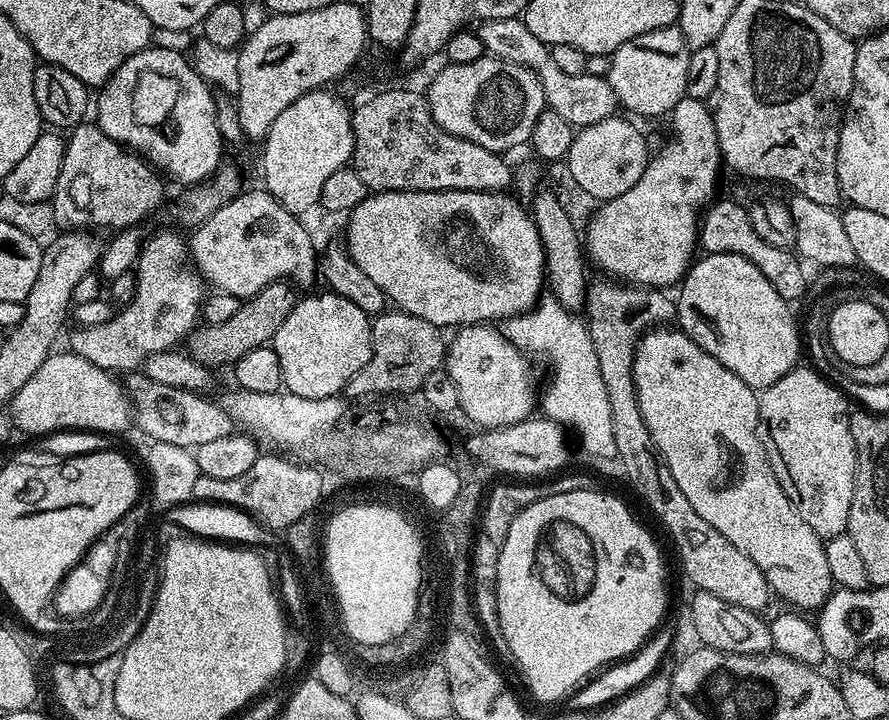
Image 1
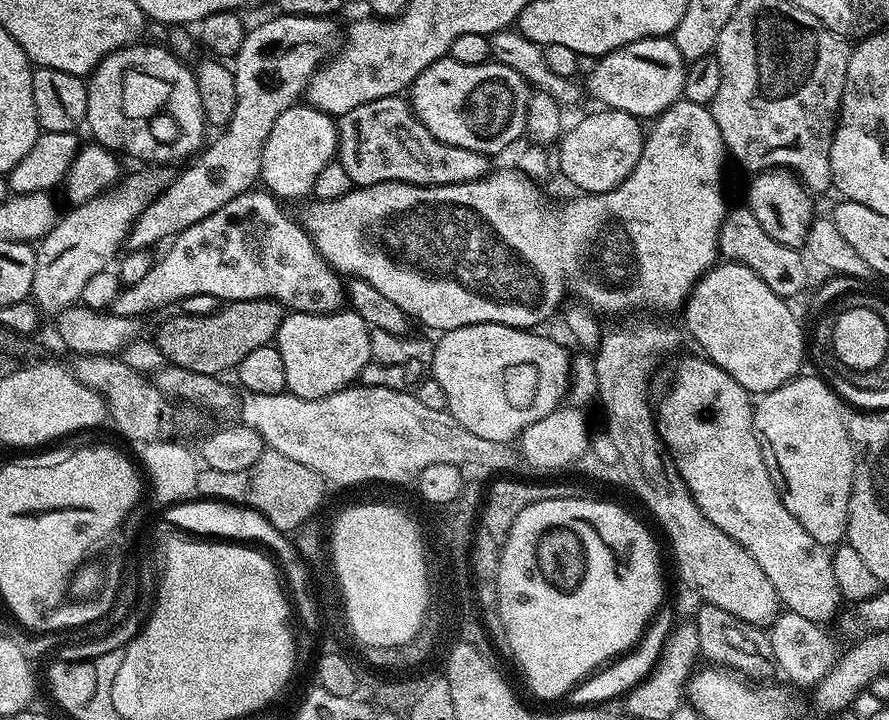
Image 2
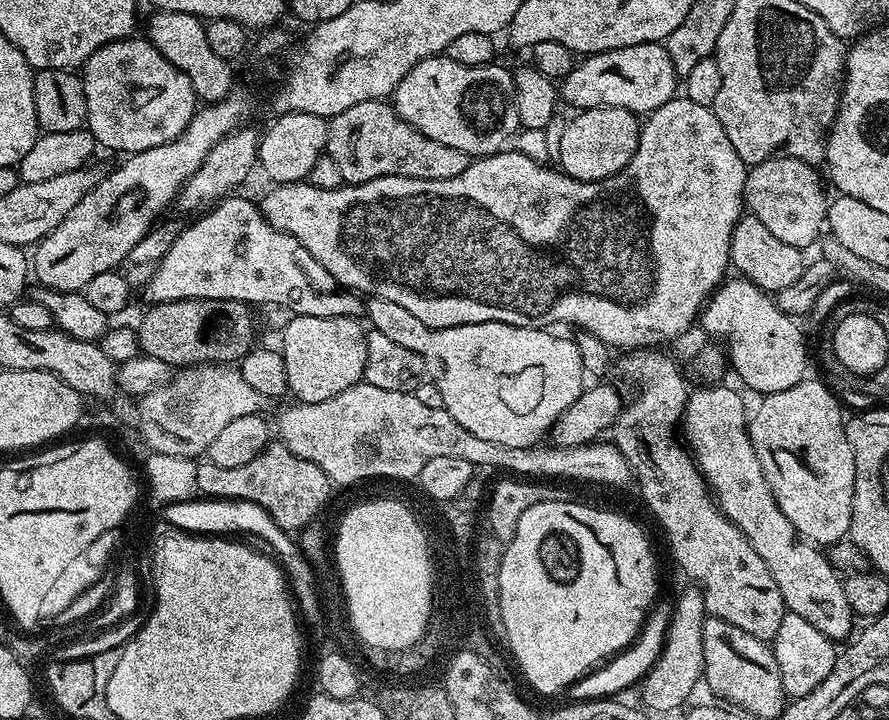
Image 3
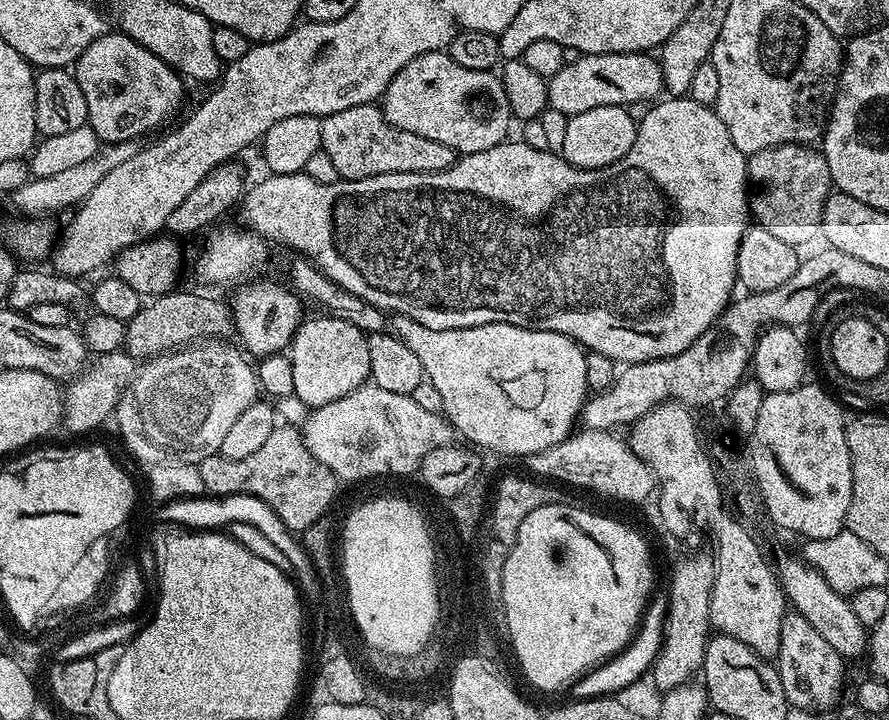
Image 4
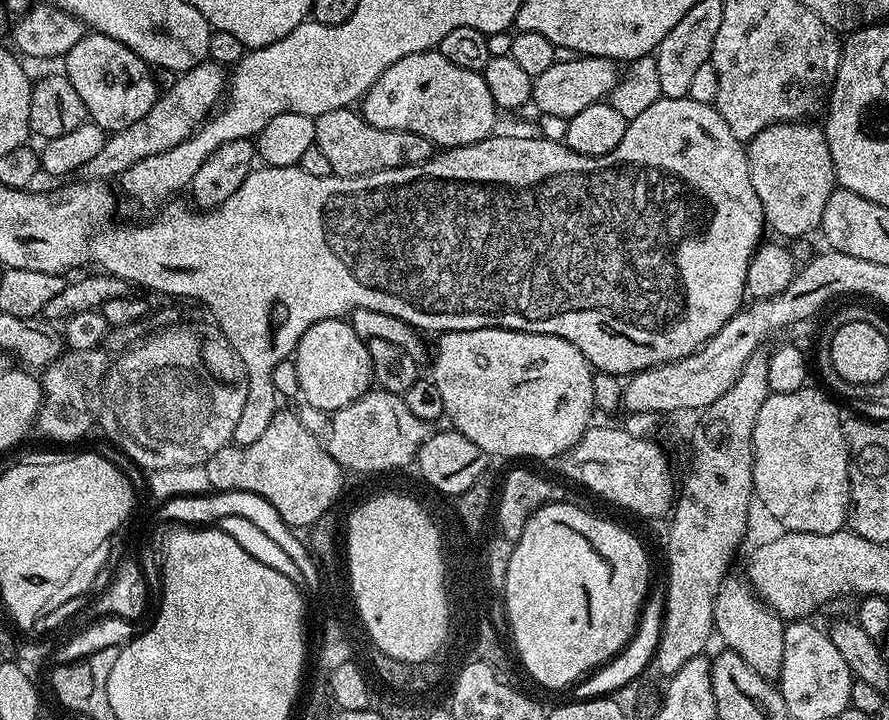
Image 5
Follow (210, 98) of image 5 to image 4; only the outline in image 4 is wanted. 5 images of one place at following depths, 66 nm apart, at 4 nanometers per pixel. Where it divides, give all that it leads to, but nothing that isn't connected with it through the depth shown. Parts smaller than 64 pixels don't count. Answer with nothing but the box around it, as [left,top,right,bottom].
[10,140,138,218]

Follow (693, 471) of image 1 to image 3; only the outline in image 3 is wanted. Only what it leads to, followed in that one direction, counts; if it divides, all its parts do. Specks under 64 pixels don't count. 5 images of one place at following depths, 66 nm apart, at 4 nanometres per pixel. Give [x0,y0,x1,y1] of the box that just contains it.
[682,386,854,642]

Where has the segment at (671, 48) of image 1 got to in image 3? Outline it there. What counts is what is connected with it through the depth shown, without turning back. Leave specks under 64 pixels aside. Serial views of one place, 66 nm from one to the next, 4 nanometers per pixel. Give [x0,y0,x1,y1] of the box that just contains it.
[558,43,678,114]

